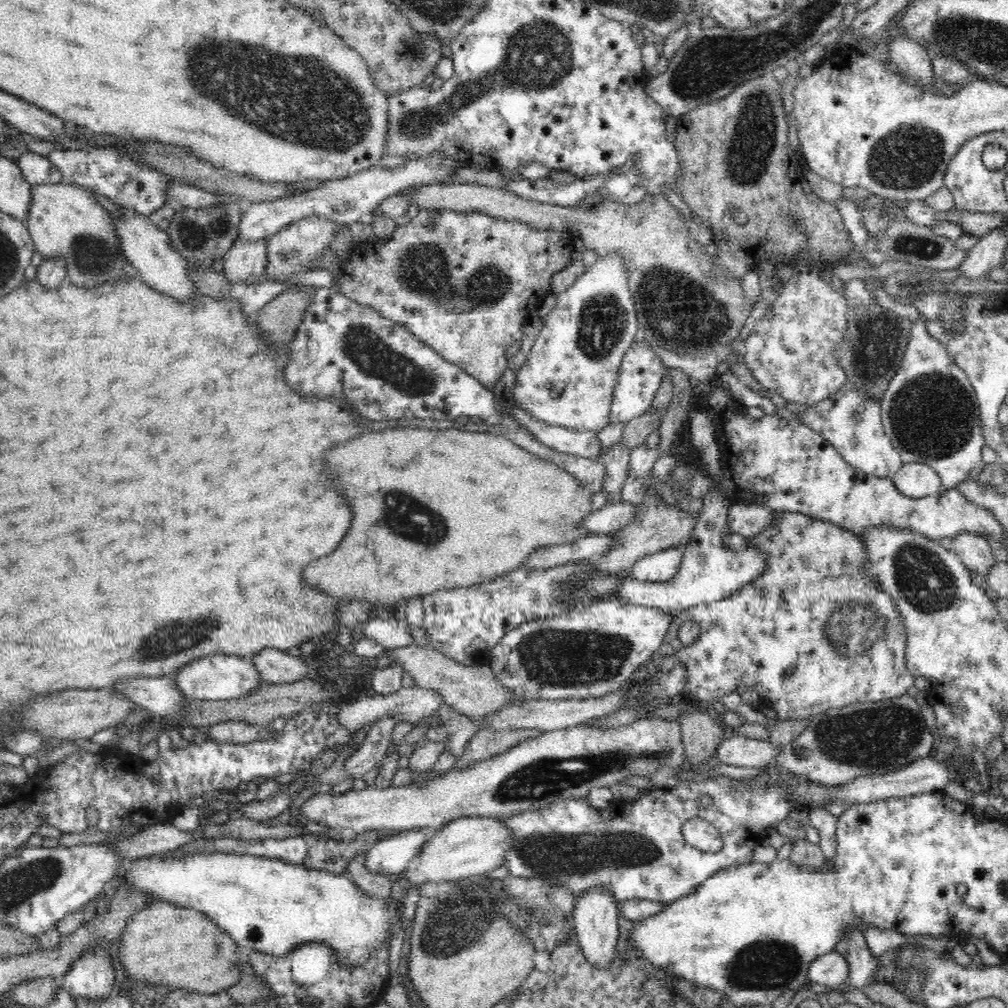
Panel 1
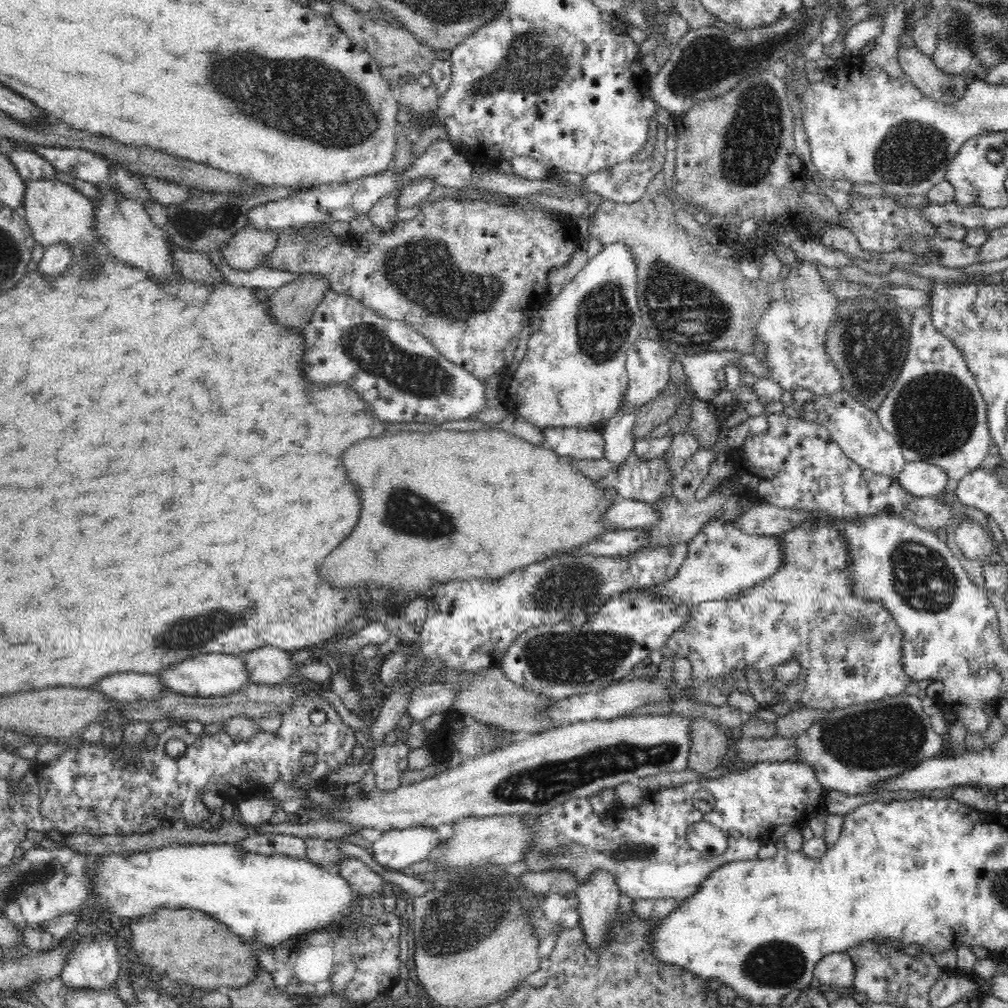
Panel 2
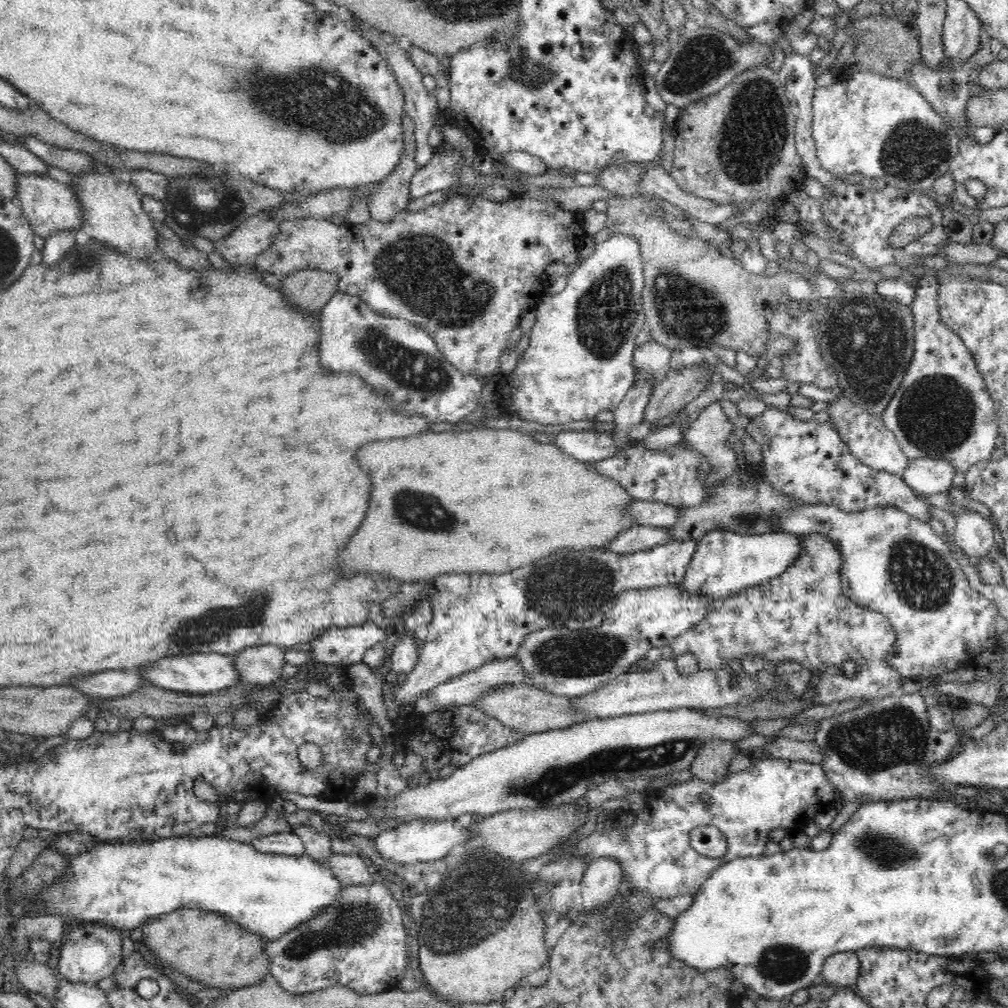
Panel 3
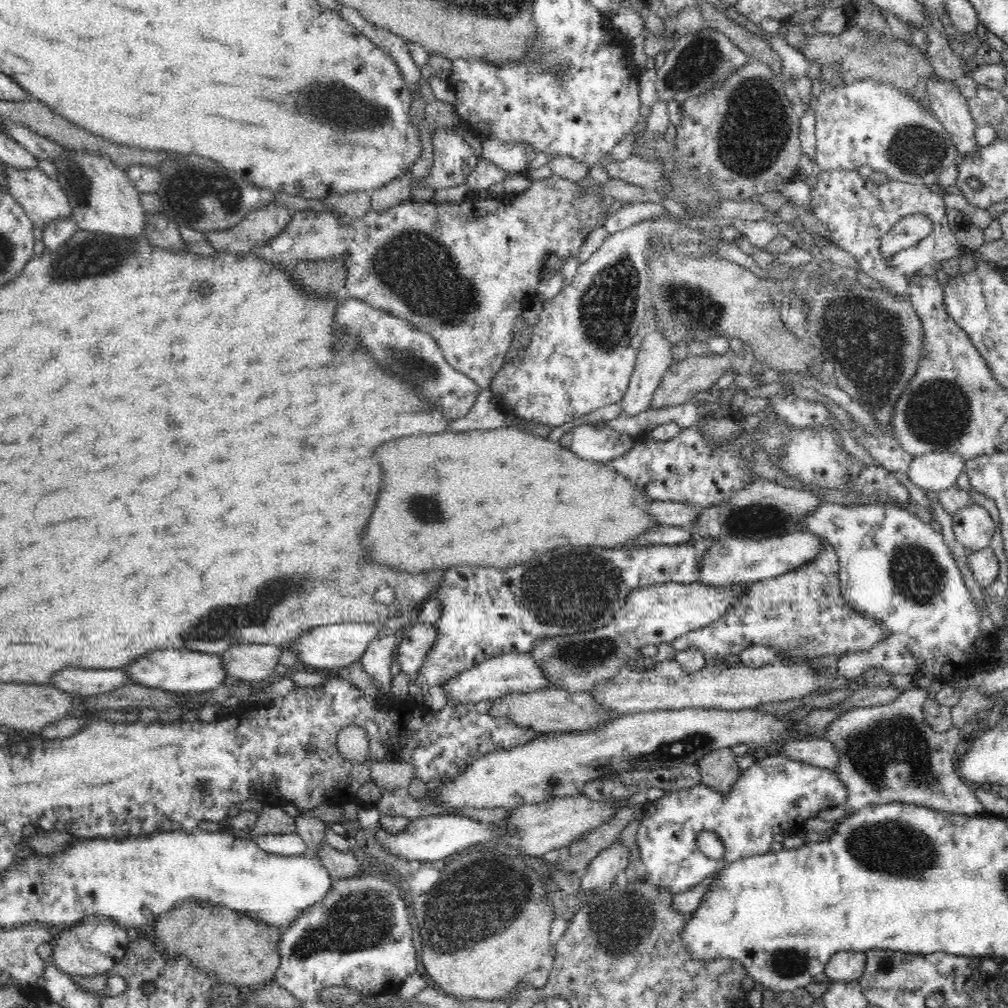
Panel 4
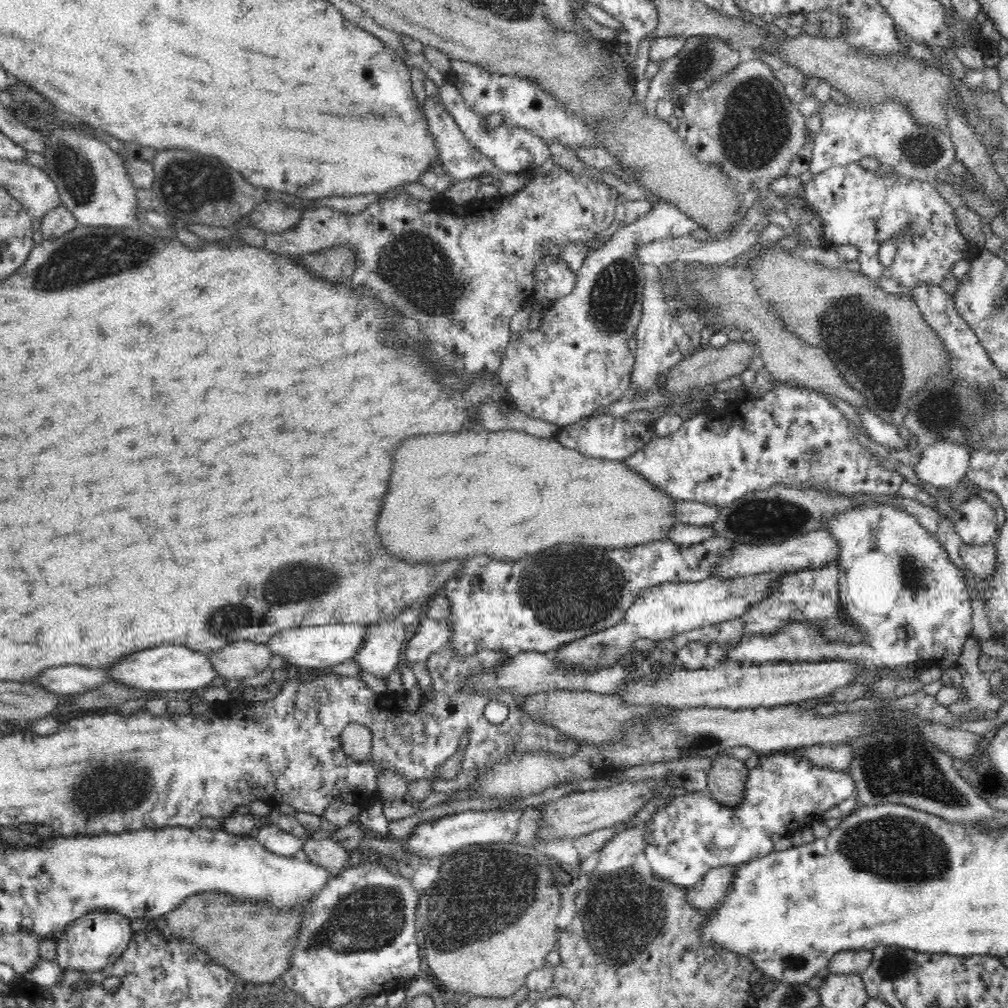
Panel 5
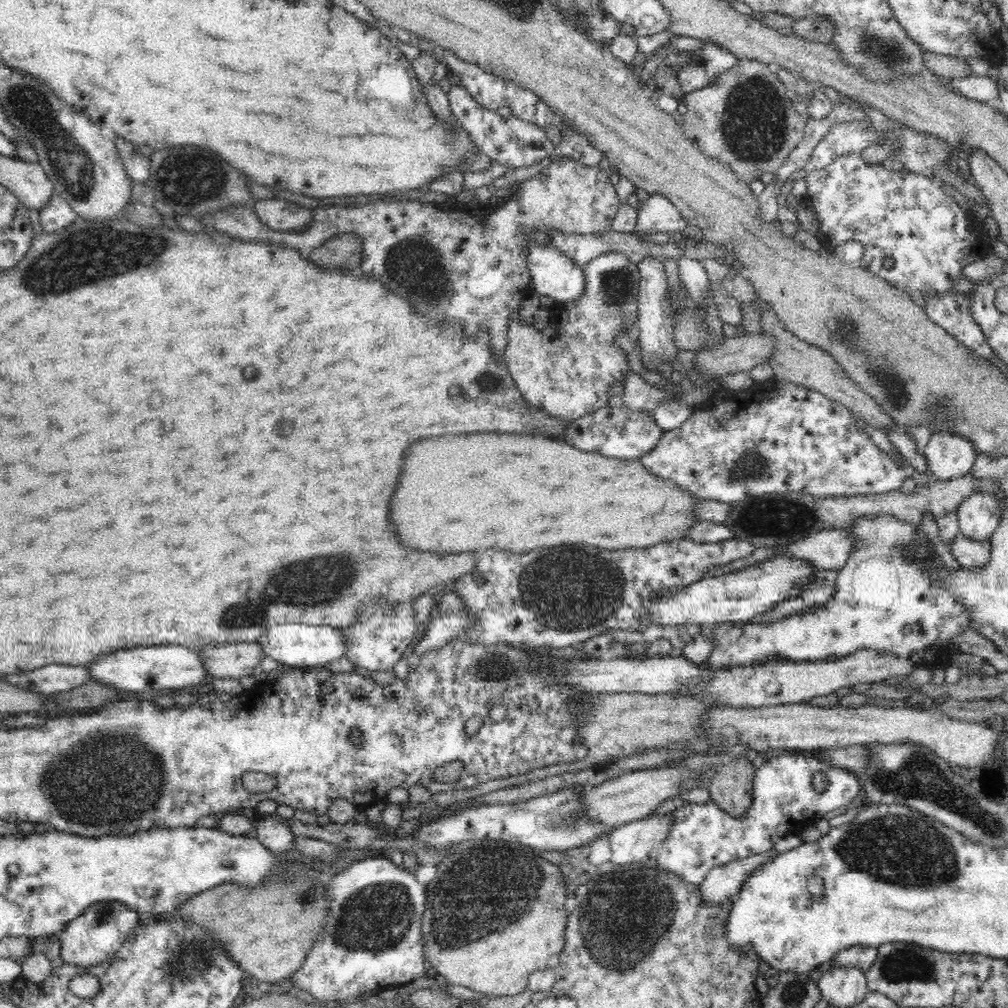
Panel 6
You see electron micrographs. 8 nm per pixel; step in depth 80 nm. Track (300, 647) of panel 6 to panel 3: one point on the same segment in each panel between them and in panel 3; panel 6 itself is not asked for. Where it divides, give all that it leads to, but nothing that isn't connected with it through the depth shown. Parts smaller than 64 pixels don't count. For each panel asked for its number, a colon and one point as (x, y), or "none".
3: (345, 646)
4: (334, 646)
5: (325, 646)

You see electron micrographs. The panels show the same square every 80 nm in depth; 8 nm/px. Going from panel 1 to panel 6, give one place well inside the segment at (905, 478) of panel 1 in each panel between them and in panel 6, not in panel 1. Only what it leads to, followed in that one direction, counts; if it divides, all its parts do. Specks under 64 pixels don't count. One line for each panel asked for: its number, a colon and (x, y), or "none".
2: (921, 479)
3: (925, 476)
4: (936, 471)
5: (944, 464)
6: (947, 456)

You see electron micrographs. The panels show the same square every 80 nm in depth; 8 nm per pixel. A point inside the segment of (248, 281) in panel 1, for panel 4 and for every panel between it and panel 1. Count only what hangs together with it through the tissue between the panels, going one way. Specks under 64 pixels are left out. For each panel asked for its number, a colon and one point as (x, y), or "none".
2: (249, 249)
3: (240, 248)
4: (261, 225)

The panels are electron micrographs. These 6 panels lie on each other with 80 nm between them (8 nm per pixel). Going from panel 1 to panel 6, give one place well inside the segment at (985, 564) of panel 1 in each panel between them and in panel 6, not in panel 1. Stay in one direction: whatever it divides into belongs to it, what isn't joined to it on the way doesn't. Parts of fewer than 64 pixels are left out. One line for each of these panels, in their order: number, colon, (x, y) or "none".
2: (971, 539)
3: (974, 535)
4: (974, 529)
5: (974, 520)
6: (978, 516)

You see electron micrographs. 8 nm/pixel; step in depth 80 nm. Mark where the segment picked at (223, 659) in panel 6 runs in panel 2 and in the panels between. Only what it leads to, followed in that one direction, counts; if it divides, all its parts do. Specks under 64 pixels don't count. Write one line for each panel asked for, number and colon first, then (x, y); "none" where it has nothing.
2: (271, 665)
3: (262, 665)
4: (250, 663)
5: (236, 661)

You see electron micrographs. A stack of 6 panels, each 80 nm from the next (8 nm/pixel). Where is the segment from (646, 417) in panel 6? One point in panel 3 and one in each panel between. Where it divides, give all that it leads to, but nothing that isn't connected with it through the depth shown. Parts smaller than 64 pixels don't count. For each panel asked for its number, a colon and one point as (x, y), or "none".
3: (585, 446)
4: (596, 442)
5: (605, 437)

